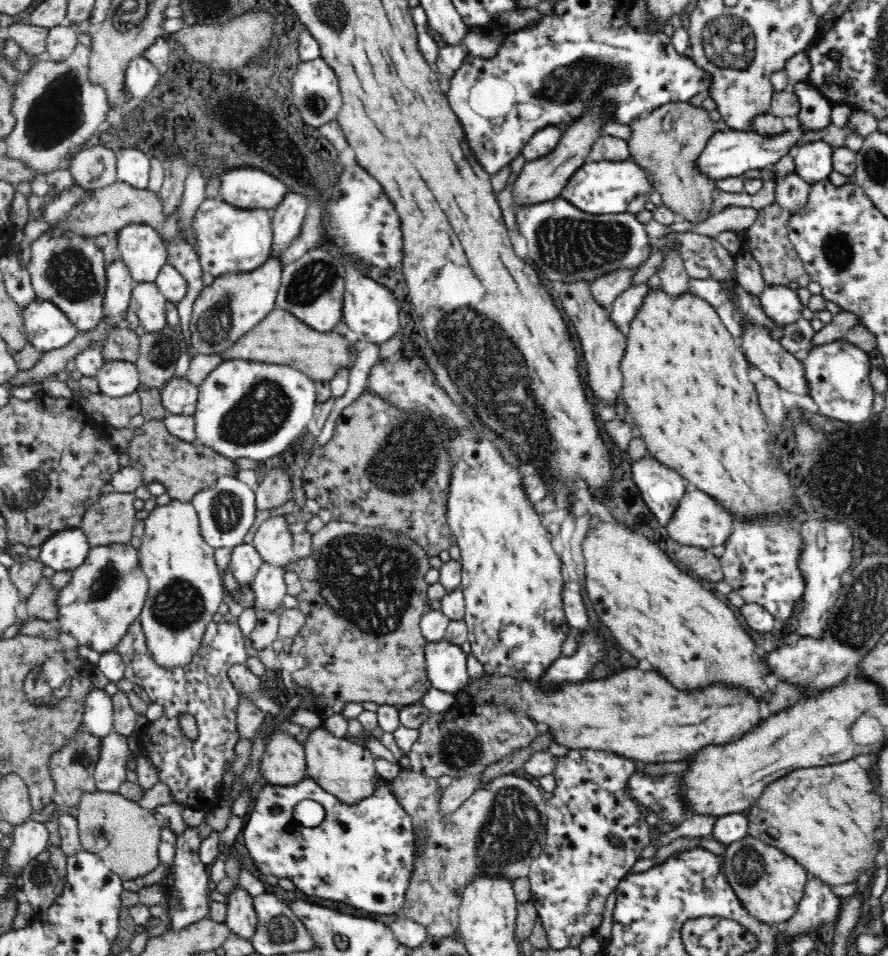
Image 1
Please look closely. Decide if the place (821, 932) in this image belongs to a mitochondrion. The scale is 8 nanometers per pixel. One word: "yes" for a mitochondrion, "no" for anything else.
no

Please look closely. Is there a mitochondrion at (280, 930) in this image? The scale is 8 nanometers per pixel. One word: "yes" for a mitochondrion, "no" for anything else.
yes

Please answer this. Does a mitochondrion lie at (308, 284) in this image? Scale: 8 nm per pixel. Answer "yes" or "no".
yes

